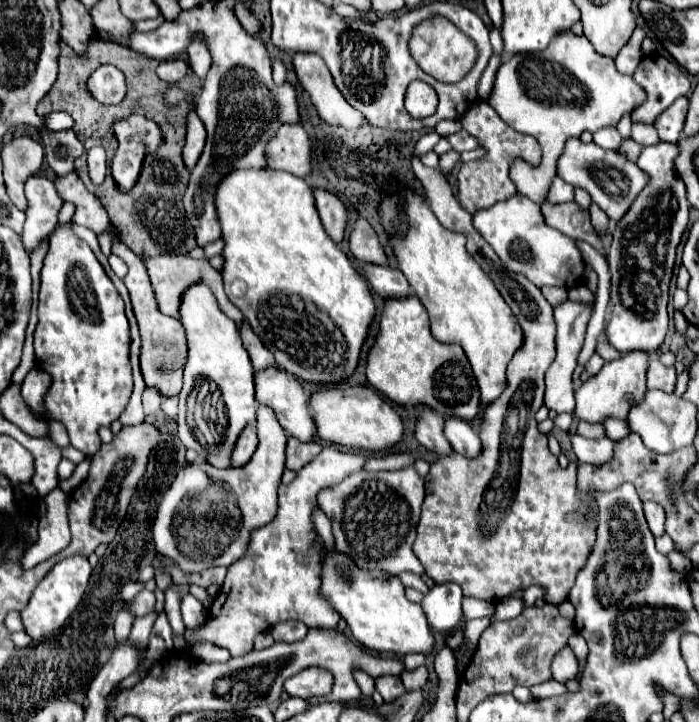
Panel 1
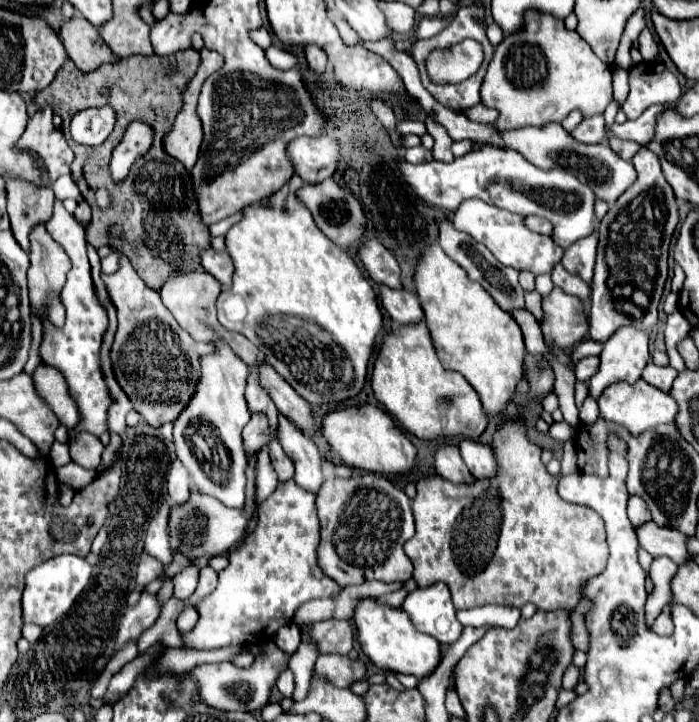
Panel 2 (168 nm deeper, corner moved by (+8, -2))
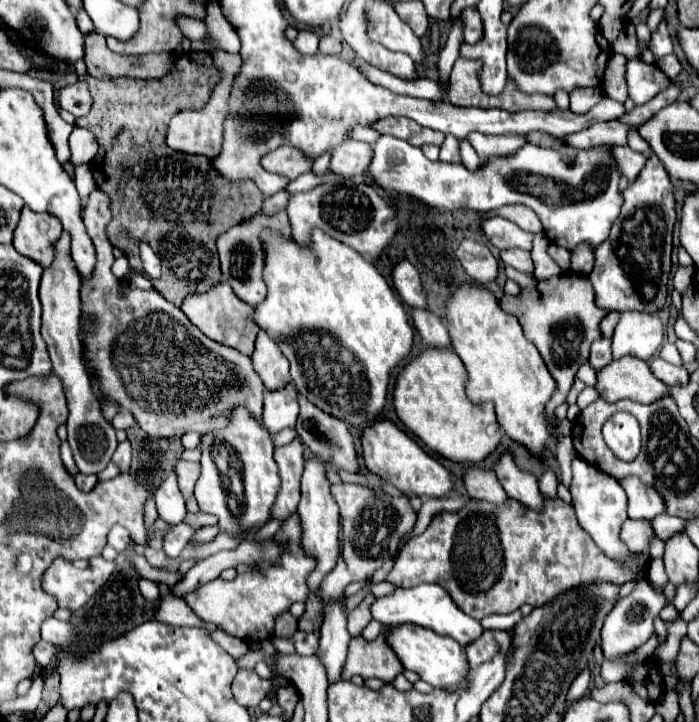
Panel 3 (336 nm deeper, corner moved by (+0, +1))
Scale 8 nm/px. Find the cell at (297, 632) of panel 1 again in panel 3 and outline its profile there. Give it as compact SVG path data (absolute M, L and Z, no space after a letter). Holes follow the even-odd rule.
M297 630L293 636L293 642L295 642L297 654L301 654L301 656L313 656L319 650L319 638L315 634L305 634L305 632Z

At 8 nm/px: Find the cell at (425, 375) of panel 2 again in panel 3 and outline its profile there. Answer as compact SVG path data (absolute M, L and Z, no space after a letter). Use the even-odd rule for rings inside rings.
M427 348L401 370L393 390L393 404L407 430L421 438L435 454L459 464L479 464L499 446L503 434L493 406L471 404L465 394L465 382L465 366L453 350Z

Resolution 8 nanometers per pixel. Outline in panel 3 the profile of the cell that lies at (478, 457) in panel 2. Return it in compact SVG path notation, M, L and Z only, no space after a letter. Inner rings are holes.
M503 454L503 456L497 460L495 474L497 474L501 486L505 488L505 492L507 492L513 500L525 504L527 508L543 508L543 494L539 492L537 478L535 478L533 474L521 472L521 470L515 466L511 454Z

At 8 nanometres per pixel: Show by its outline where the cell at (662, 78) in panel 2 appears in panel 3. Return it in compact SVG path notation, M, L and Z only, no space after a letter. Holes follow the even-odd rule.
M639 44L639 52L637 56L627 60L625 66L625 80L627 80L627 88L629 88L629 98L641 106L645 102L649 102L655 94L659 94L661 90L665 90L669 86L669 78L651 64L645 64L641 60L645 44Z

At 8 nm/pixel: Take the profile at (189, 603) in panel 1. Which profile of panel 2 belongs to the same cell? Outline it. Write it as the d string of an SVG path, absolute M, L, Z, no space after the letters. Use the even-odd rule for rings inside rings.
M167 499L159 513L155 515L155 519L151 521L149 529L147 529L147 539L145 539L145 553L151 555L153 559L157 559L161 565L163 565L163 573L157 575L159 581L167 581L167 569L173 561L173 555L169 551L169 537L167 537L167 515L169 515L169 507L171 507L171 501Z

